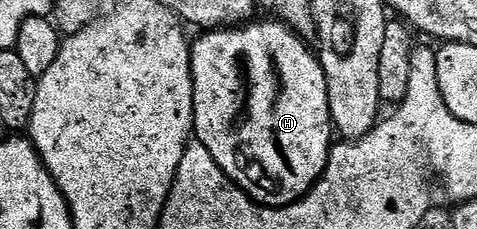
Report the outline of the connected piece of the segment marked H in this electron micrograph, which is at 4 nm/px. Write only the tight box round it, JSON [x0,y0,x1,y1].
[191,18,334,208]

